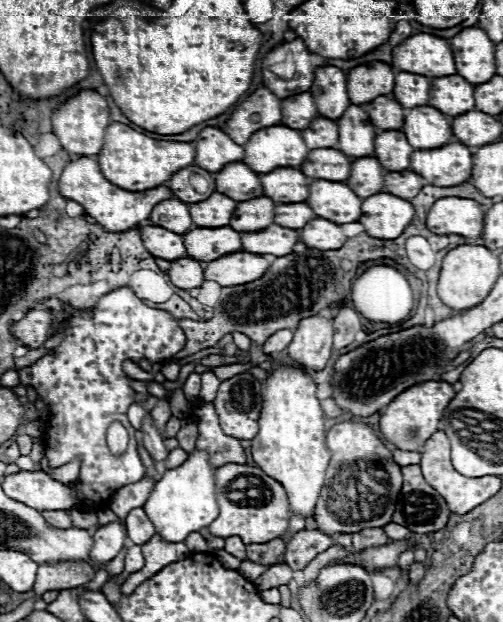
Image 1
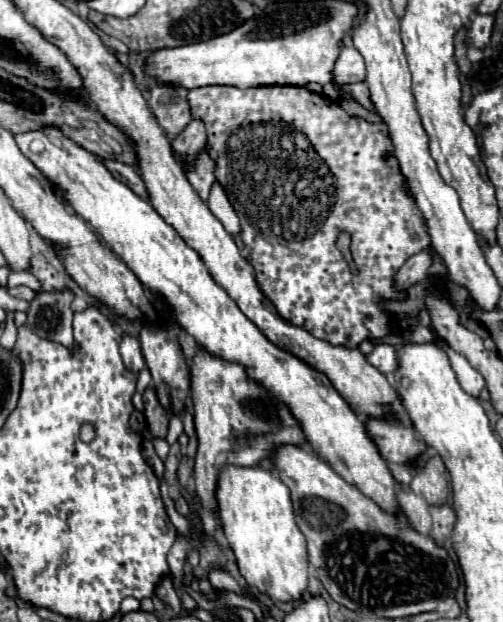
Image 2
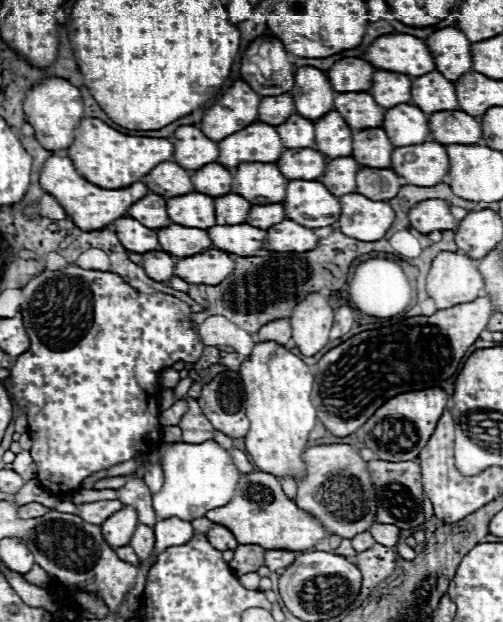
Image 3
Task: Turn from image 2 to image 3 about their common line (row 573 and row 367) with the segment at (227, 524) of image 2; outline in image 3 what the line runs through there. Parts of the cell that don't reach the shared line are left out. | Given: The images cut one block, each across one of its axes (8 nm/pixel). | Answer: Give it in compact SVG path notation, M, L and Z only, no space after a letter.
M256 342L252 354L240 366L240 376L246 392L246 416L250 418L250 430L246 434L246 450L252 456L254 464L262 472L274 476L290 476L290 478L304 476L304 462L300 460L300 456L306 450L308 432L316 424L316 408L310 402L310 392L314 384L314 376L310 368L296 354L286 350L282 344Z

